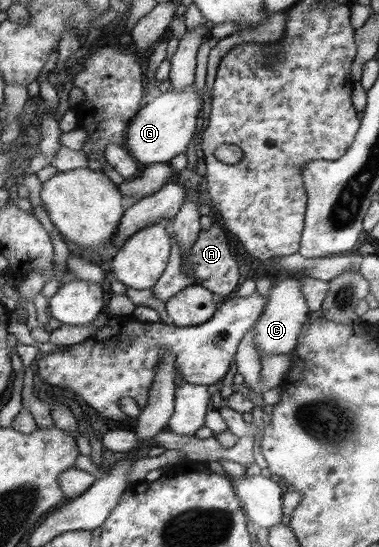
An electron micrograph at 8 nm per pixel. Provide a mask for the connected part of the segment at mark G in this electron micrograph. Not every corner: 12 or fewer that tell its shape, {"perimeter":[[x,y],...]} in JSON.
{"perimeter":[[193,83],[144,102],[125,150],[140,166],[187,149],[200,106]]}

